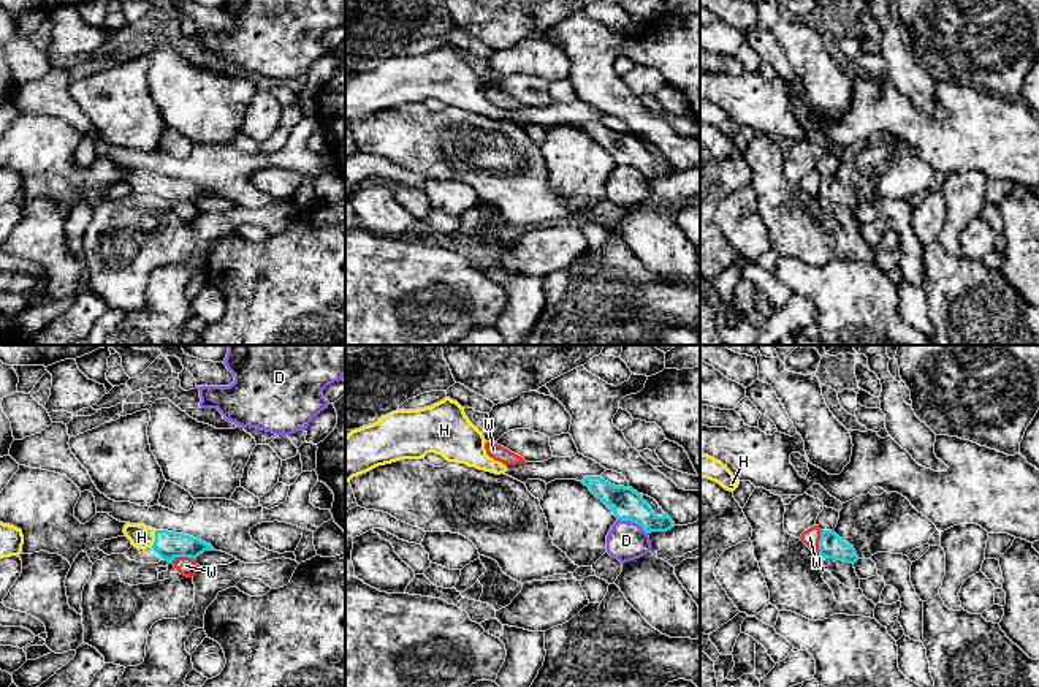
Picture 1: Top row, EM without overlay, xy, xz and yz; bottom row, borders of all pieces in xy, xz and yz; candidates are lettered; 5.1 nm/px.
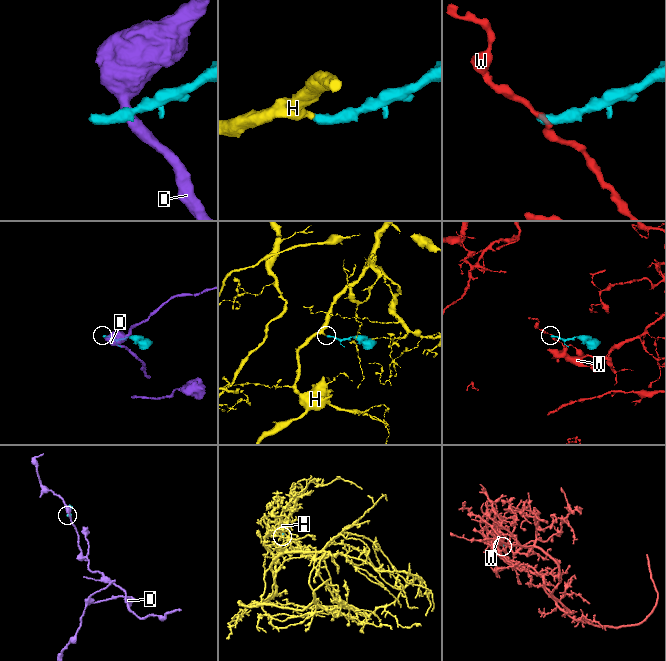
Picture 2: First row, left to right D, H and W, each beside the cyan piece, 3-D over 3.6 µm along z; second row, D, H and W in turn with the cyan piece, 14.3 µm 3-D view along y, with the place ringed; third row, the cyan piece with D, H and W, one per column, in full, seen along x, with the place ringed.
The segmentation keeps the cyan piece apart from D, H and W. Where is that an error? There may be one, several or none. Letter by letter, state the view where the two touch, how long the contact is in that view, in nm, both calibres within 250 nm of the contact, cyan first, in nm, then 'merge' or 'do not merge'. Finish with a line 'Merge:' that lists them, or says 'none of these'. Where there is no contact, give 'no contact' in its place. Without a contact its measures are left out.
D: xz | 170 nm | 160/200 nm | do not merge
H: xy | 90 nm | 140/120 nm | merge
W: xy | 120 nm | 140/90 nm | do not merge
Merge: H

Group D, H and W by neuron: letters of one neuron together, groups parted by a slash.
D / H / W

